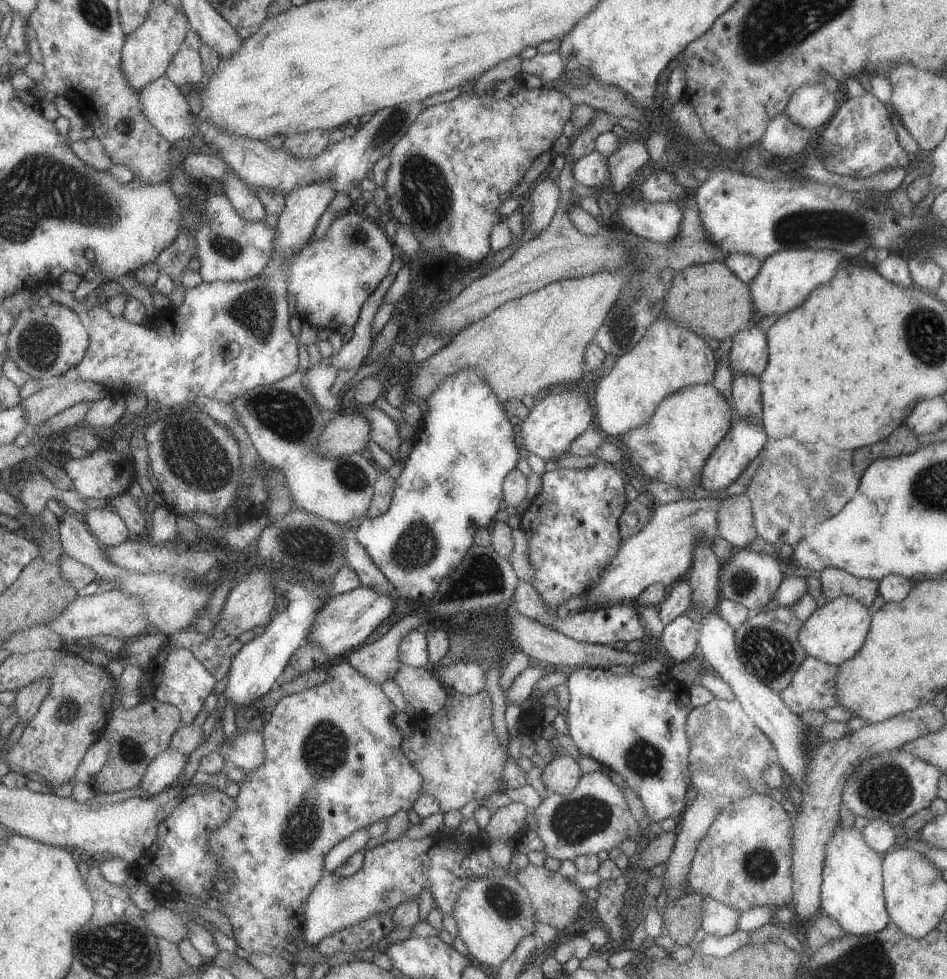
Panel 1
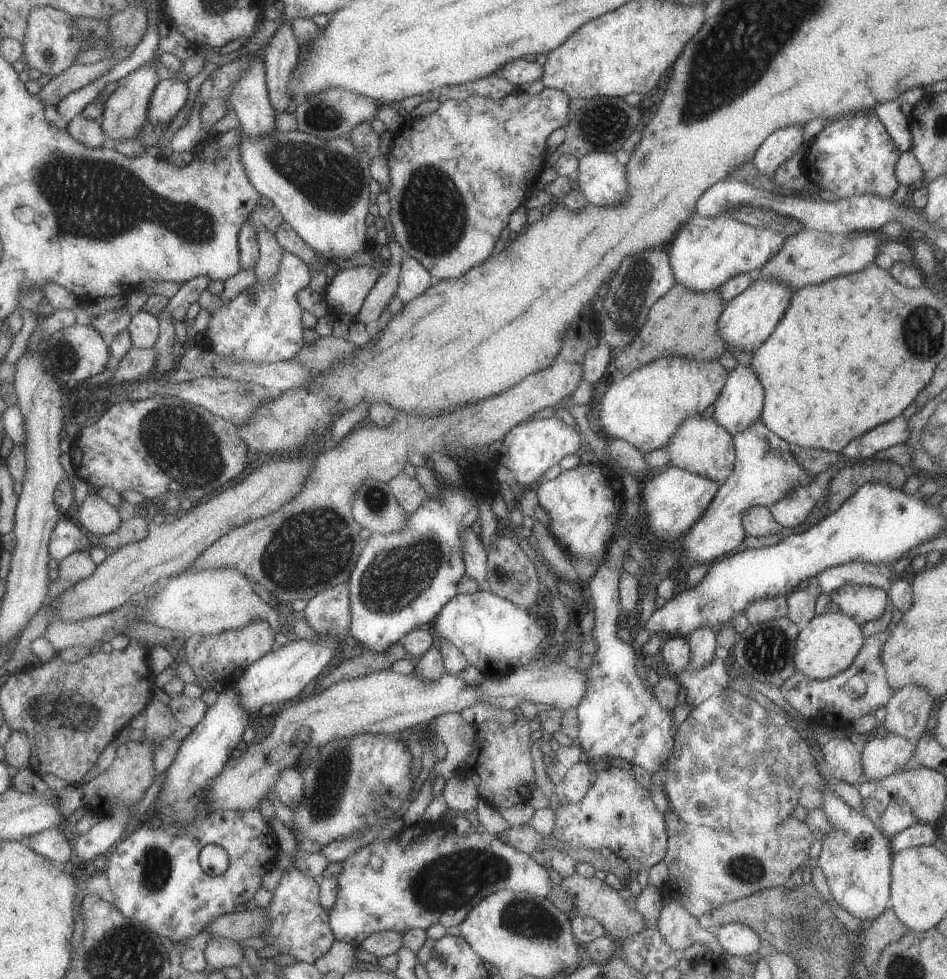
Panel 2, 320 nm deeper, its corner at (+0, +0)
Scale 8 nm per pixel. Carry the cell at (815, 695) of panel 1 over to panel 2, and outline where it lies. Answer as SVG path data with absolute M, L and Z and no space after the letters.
M891 626L880 633L871 634L863 639L859 652L853 662L839 674L823 680L809 680L800 672L793 673L779 687L781 696L798 714L813 723L825 723L834 726L836 719L847 720L866 715L884 704L893 696L893 690L887 682L883 663L880 659L886 636L889 636Z

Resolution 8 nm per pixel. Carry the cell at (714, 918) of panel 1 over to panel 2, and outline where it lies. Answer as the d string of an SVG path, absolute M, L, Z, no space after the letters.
M727 923L715 928L718 943L726 954L731 956L751 956L764 943L747 925Z

